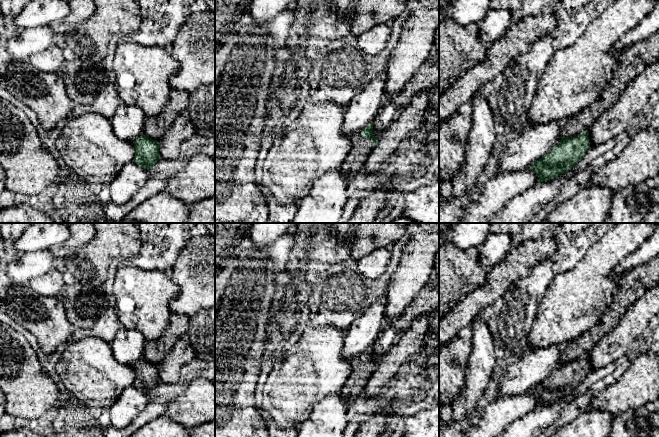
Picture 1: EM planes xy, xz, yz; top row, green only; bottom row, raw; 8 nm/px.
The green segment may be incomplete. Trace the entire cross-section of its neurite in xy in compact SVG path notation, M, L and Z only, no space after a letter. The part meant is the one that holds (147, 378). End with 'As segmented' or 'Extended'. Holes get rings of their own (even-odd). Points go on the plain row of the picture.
M142 358L133 368L136 376L133 386L142 392L151 393L161 382L157 364L153 364Z. As segmented

